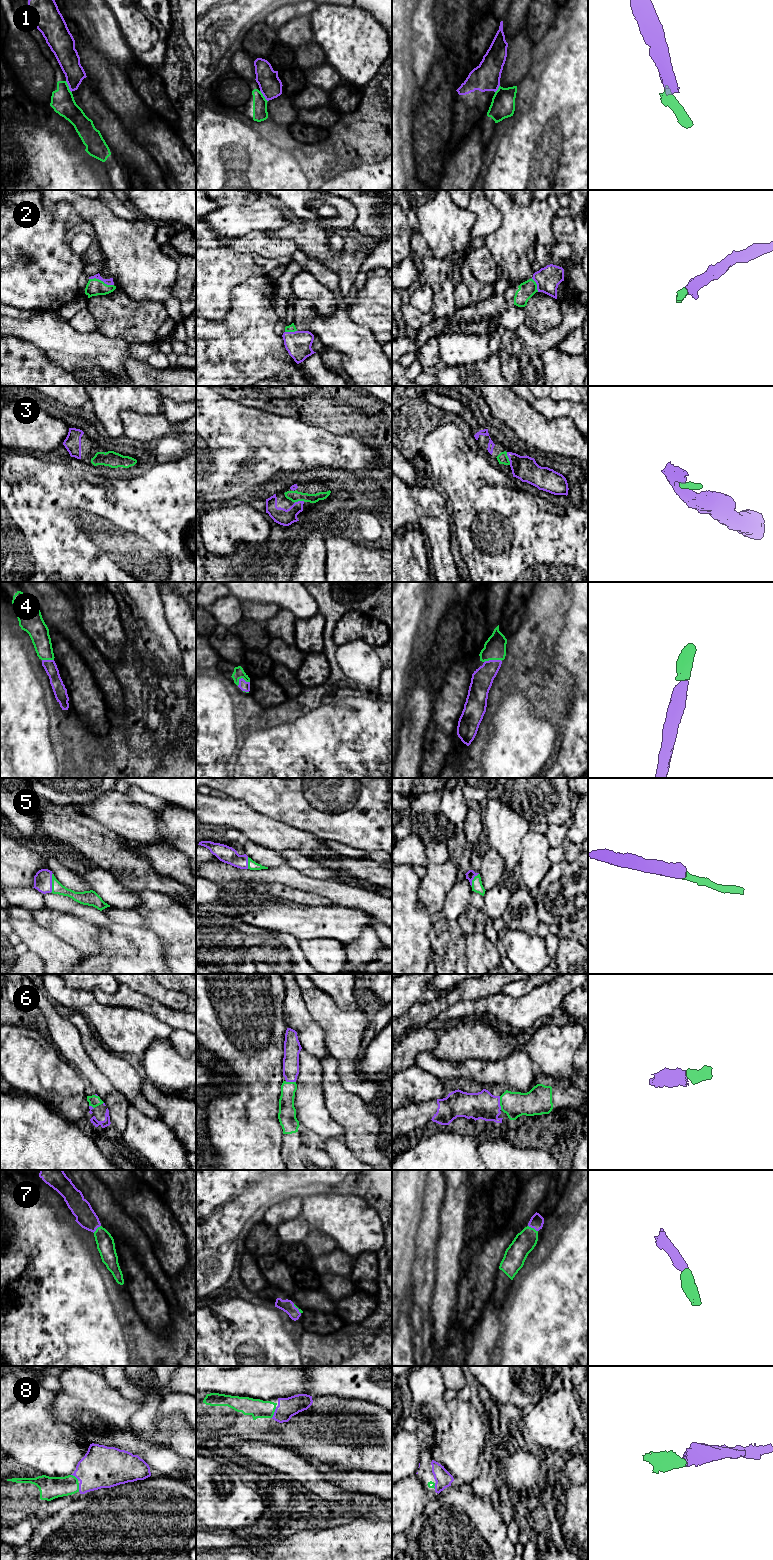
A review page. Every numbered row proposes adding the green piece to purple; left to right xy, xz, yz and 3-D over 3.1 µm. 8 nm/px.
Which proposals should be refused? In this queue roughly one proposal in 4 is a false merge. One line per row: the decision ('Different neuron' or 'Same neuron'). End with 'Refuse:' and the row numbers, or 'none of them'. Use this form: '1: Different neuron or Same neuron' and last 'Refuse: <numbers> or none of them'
1: Different neuron
2: Same neuron
3: Same neuron
4: Same neuron
5: Same neuron
6: Same neuron
7: Same neuron
8: Same neuron
Refuse: 1

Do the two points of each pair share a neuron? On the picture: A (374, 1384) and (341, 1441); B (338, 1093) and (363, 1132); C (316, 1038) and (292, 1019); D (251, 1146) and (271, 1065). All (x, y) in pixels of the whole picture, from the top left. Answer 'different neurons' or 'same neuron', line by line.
A: different neurons
B: same neuron
C: same neuron
D: same neuron

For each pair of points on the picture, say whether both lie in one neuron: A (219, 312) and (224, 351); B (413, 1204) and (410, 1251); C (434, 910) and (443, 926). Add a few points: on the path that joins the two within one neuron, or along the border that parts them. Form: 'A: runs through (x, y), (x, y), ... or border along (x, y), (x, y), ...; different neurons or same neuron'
A: border along (231, 299), (227, 316), (206, 319); different neurons
B: runs through (416, 1216), (410, 1239); same neuron
C: border along (439, 916), (434, 919); different neurons

